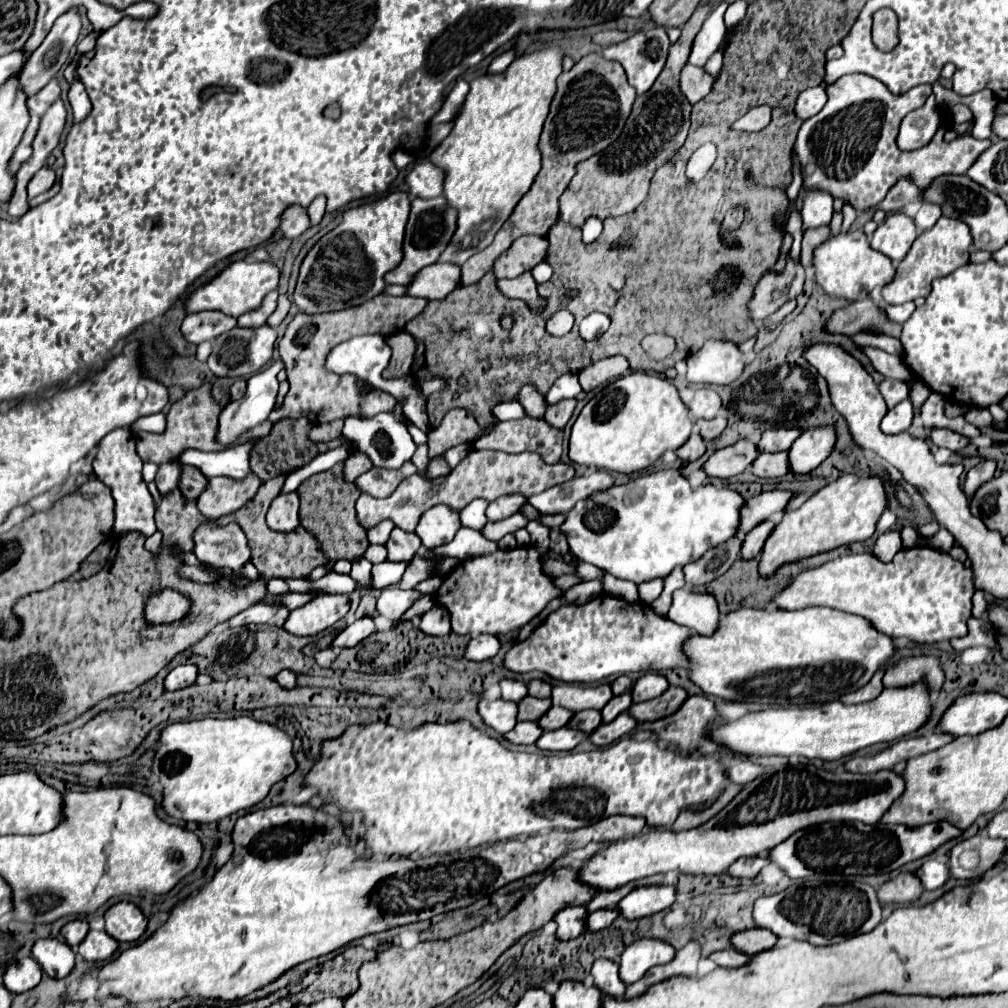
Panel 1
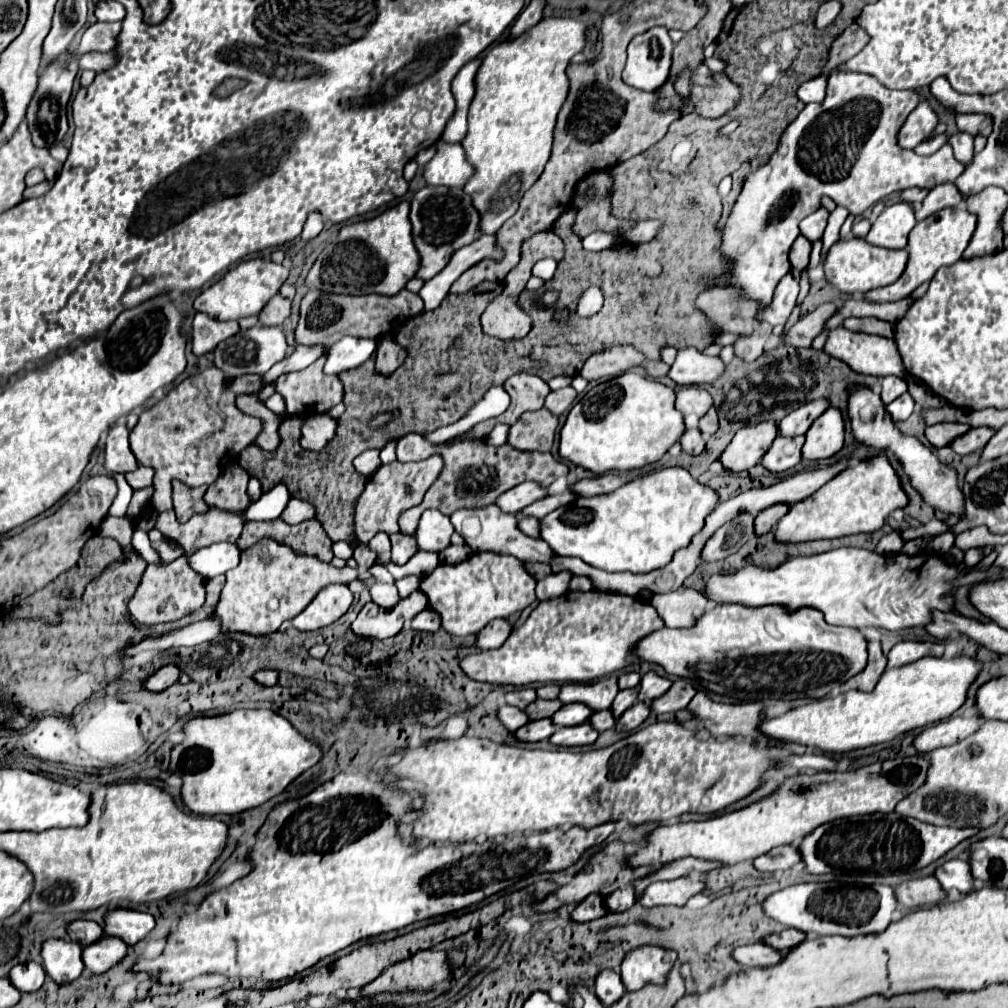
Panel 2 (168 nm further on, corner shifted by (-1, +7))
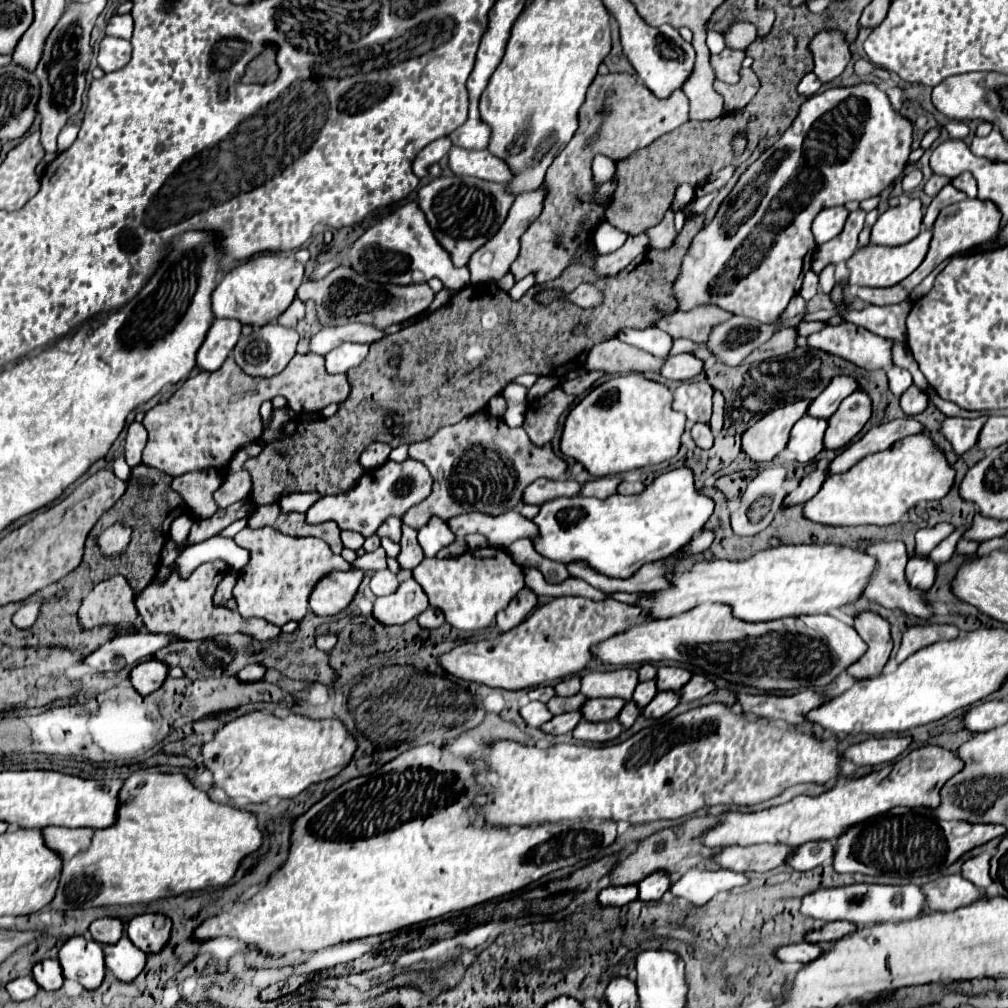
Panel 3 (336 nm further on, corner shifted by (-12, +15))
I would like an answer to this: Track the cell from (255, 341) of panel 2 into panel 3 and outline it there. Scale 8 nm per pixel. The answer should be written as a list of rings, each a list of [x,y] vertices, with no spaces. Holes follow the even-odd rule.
[[[269,323],[247,337],[241,337],[233,349],[235,363],[251,377],[273,377],[281,373],[295,357],[299,333],[293,327]]]

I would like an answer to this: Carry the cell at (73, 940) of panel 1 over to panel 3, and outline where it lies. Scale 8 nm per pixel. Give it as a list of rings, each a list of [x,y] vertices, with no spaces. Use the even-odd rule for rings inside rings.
[[[103,917],[103,919],[93,921],[91,927],[89,927],[89,931],[91,931],[91,935],[93,935],[95,941],[105,943],[105,945],[113,945],[113,943],[117,943],[123,937],[125,925],[123,925],[121,919]]]

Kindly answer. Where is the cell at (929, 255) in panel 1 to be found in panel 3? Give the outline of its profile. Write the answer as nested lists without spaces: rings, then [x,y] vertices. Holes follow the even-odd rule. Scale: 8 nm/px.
[[[965,199],[961,203],[955,203],[955,205],[949,205],[945,207],[935,225],[933,225],[933,241],[931,241],[931,247],[929,247],[929,253],[925,257],[925,261],[905,279],[901,281],[901,285],[893,285],[889,289],[871,289],[871,287],[861,287],[857,291],[857,297],[863,299],[865,303],[869,305],[893,305],[893,303],[901,303],[903,299],[907,299],[907,295],[941,263],[945,261],[947,257],[959,253],[959,251],[965,251],[973,245],[979,245],[979,243],[985,243],[989,239],[993,239],[997,233],[999,233],[999,227],[1001,227],[1001,211],[997,209],[997,205],[993,205],[993,201],[981,201],[981,199]]]

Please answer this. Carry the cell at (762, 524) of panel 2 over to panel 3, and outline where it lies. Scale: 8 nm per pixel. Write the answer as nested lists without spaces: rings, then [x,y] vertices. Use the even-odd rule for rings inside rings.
[[[815,469],[811,471],[809,475],[805,475],[799,483],[799,487],[795,491],[791,491],[787,497],[785,497],[785,505],[799,505],[799,503],[807,503],[823,485],[823,481],[827,479],[827,471],[821,471],[821,469]]]

